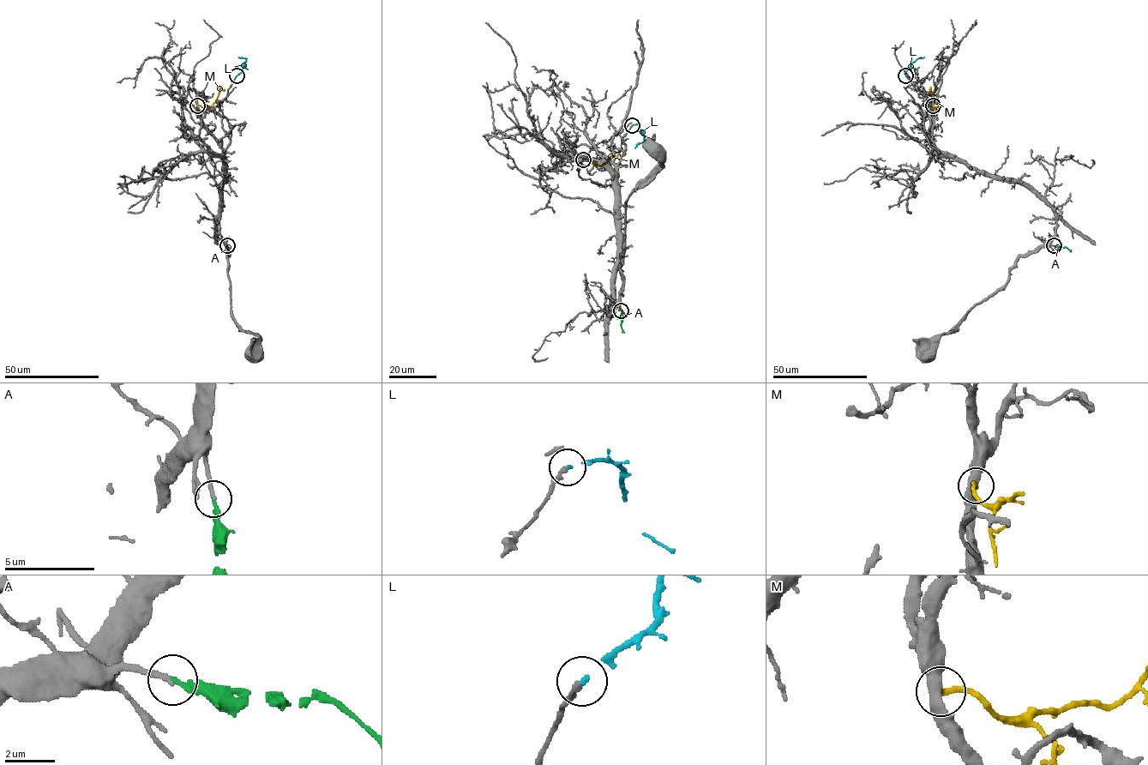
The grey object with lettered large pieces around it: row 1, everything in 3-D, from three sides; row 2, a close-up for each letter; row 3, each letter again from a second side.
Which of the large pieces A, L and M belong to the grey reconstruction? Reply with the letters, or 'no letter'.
A

